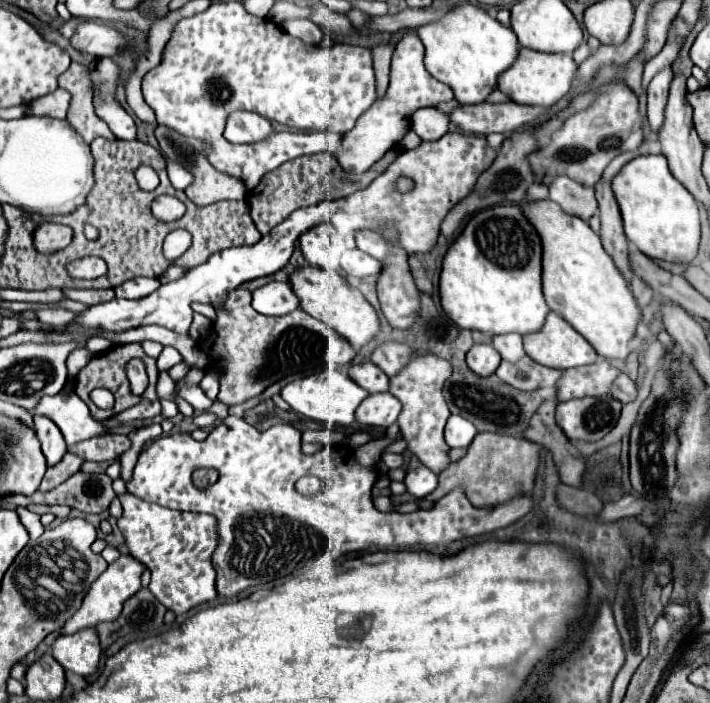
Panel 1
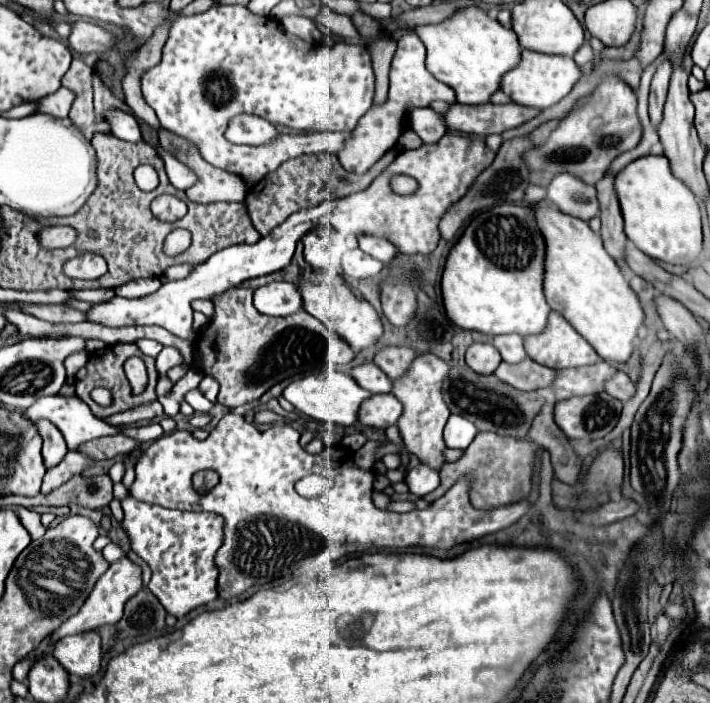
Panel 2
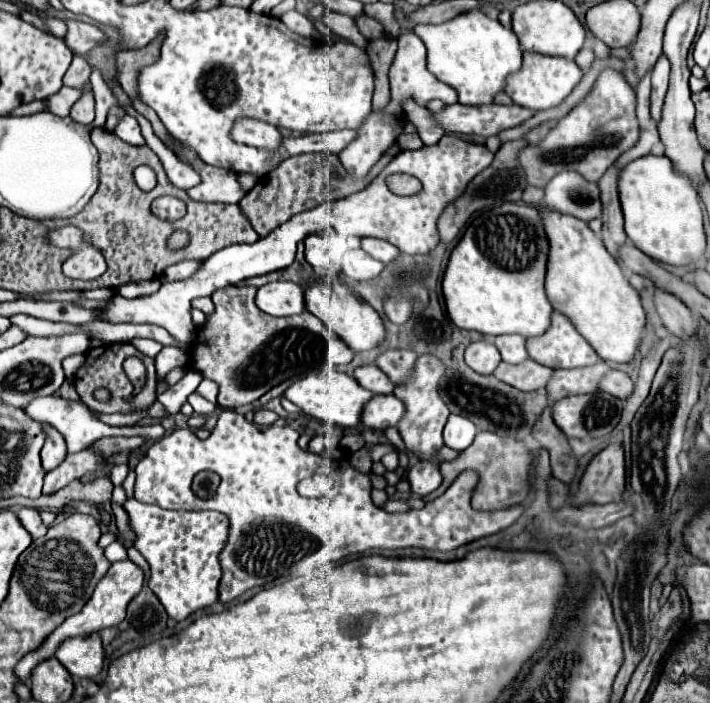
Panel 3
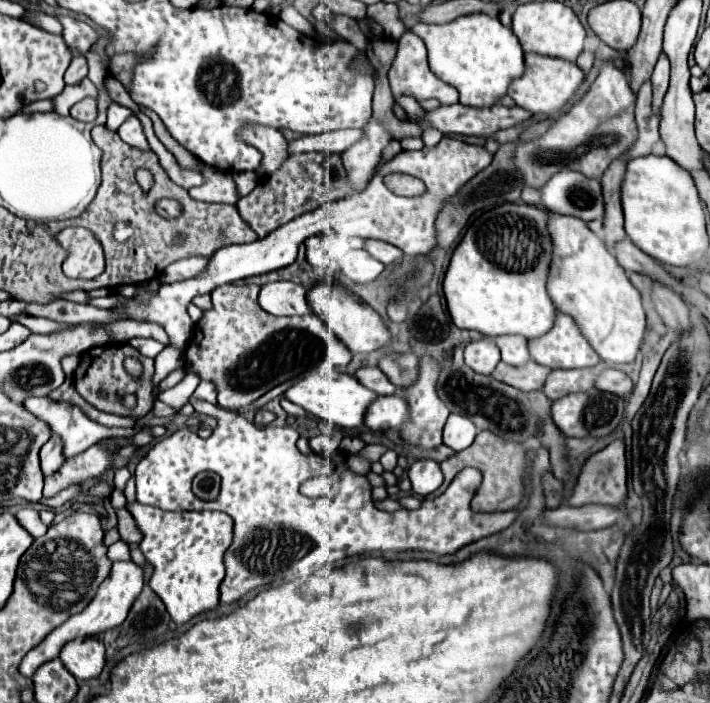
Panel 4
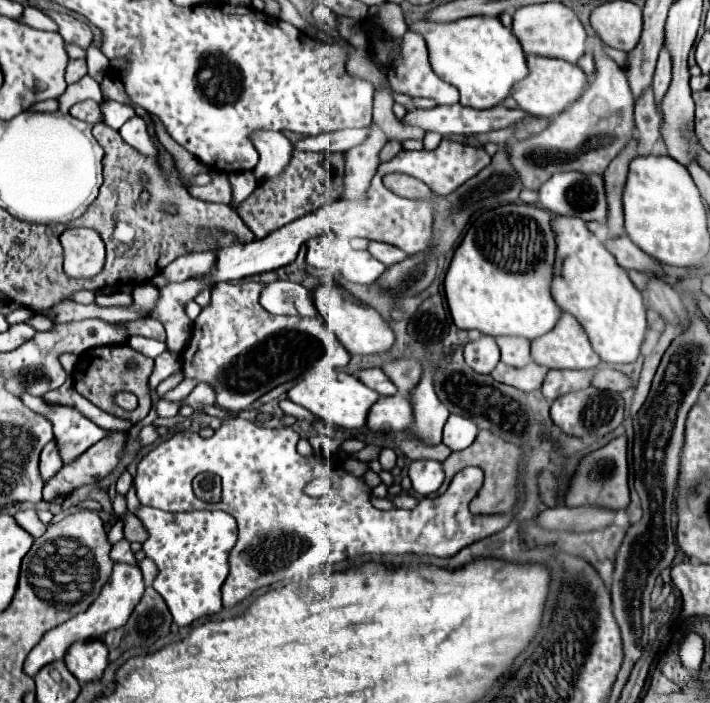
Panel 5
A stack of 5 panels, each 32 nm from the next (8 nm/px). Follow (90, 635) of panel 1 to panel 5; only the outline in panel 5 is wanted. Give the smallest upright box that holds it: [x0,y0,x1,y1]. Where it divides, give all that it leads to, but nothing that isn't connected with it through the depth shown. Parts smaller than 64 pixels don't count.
[64,640,108,684]

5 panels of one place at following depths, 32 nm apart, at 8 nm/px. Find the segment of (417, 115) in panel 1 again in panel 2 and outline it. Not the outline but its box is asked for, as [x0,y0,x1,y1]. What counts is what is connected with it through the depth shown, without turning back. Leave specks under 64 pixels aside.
[408,108,448,144]

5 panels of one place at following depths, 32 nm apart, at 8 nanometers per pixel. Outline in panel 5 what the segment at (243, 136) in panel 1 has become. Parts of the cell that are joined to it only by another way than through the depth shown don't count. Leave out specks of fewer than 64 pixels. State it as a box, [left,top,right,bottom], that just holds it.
[250,130,292,180]

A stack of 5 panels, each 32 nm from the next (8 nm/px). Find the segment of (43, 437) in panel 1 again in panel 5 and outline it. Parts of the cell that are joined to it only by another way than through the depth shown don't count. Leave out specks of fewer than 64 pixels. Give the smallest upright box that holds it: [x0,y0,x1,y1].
[40,440,62,480]

